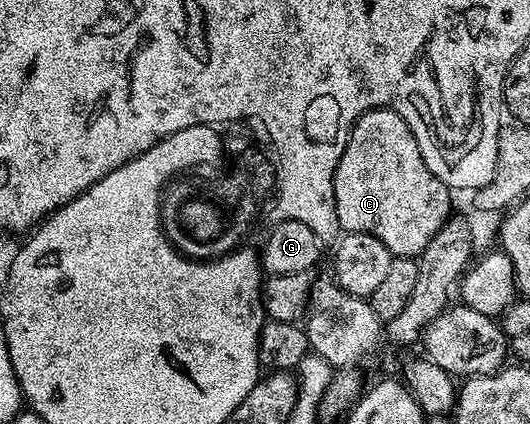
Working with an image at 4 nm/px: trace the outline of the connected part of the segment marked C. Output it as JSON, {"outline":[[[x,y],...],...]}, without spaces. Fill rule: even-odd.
{"outline":[[[384,108],[369,110],[353,125],[353,131],[349,133],[349,139],[347,140],[347,148],[335,168],[335,180],[333,183],[335,184],[335,212],[337,213],[337,219],[342,231],[369,233],[371,236],[375,236],[377,240],[381,240],[390,250],[391,254],[398,258],[417,258],[420,256],[423,248],[427,248],[427,244],[431,244],[431,240],[440,232],[443,224],[451,216],[452,210],[449,209],[453,206],[454,195],[451,193],[449,187],[443,184],[443,180],[439,176],[435,176],[431,168],[427,168],[427,164],[419,152],[419,144],[411,132],[411,128],[405,123],[403,116],[399,116],[394,110]]]}

